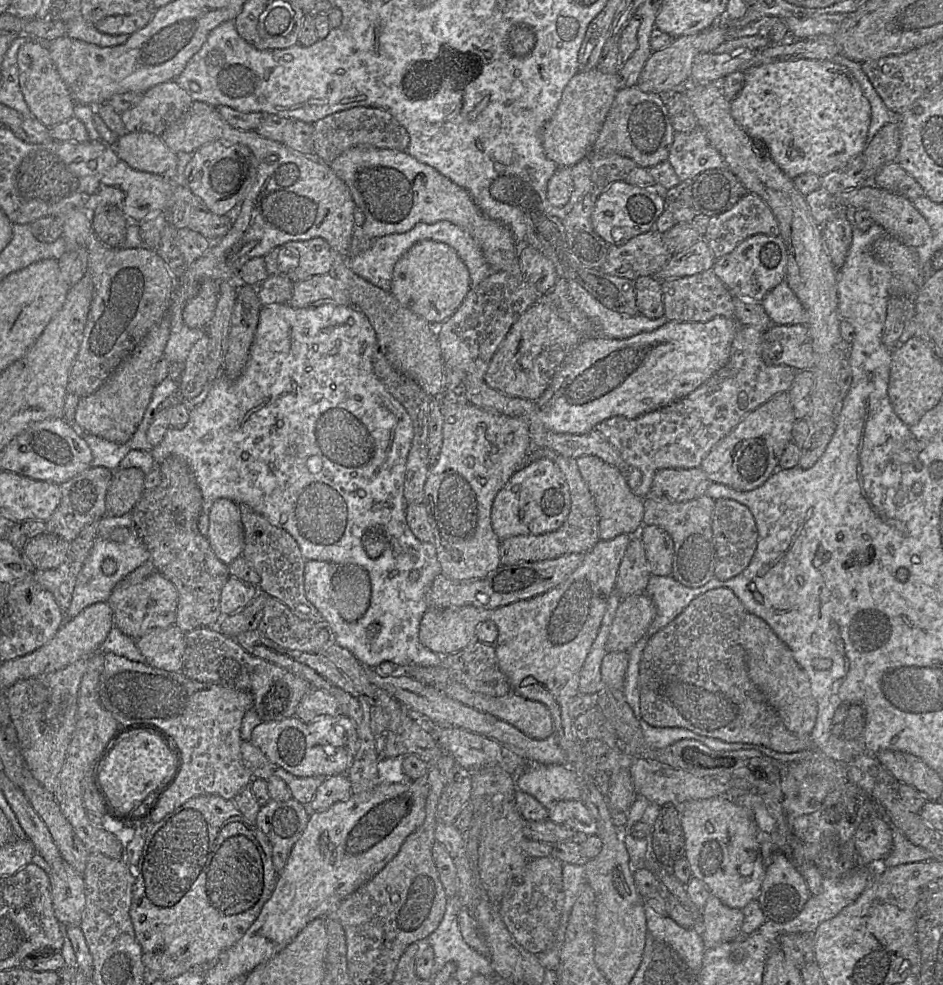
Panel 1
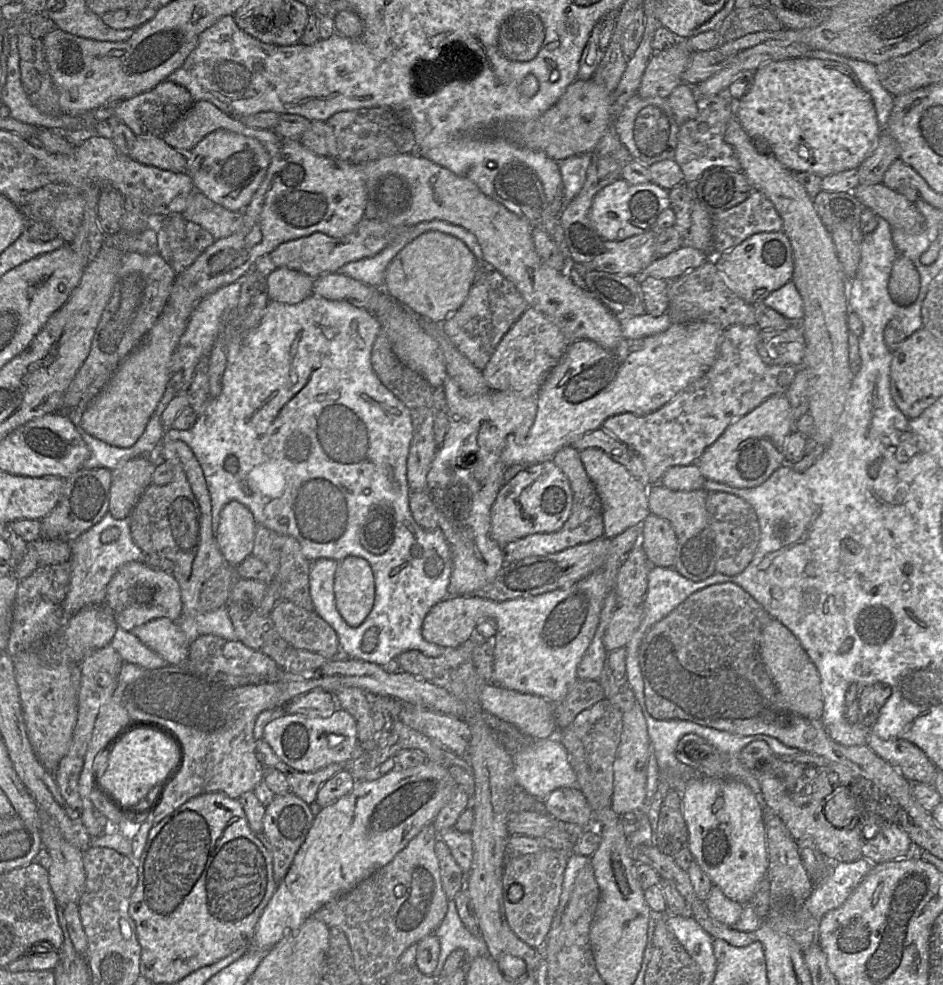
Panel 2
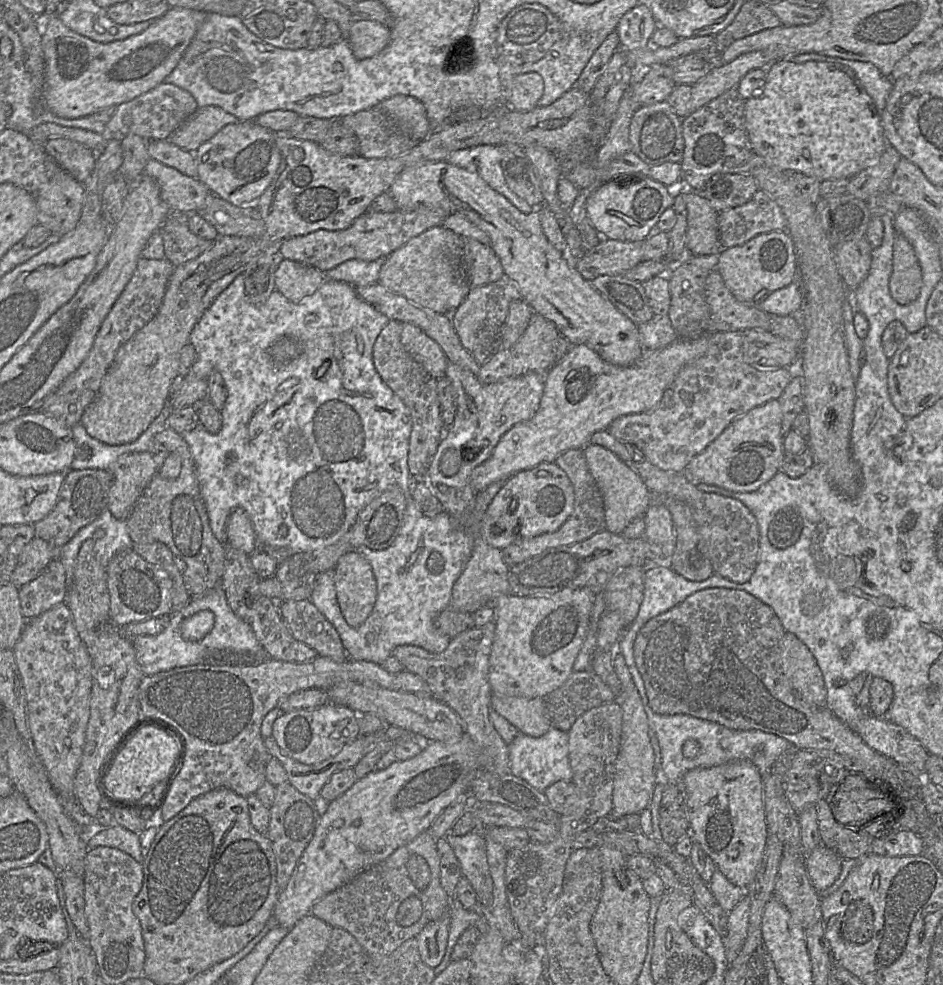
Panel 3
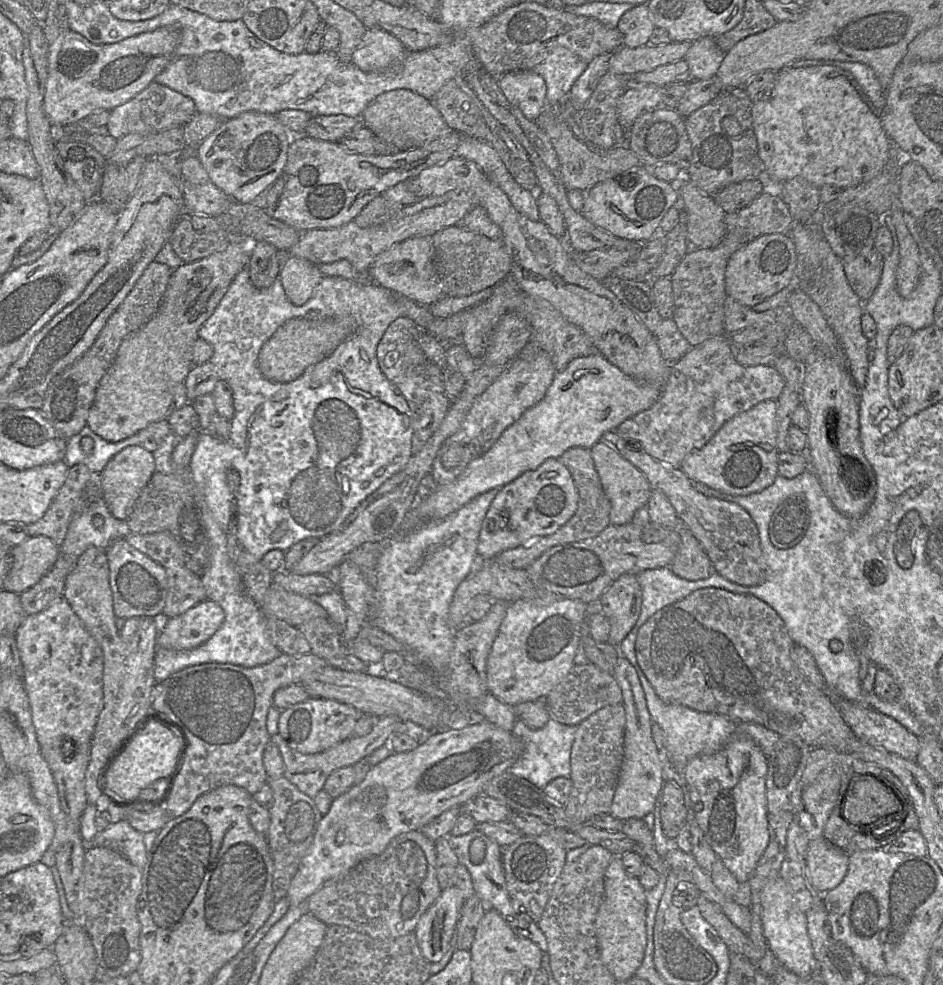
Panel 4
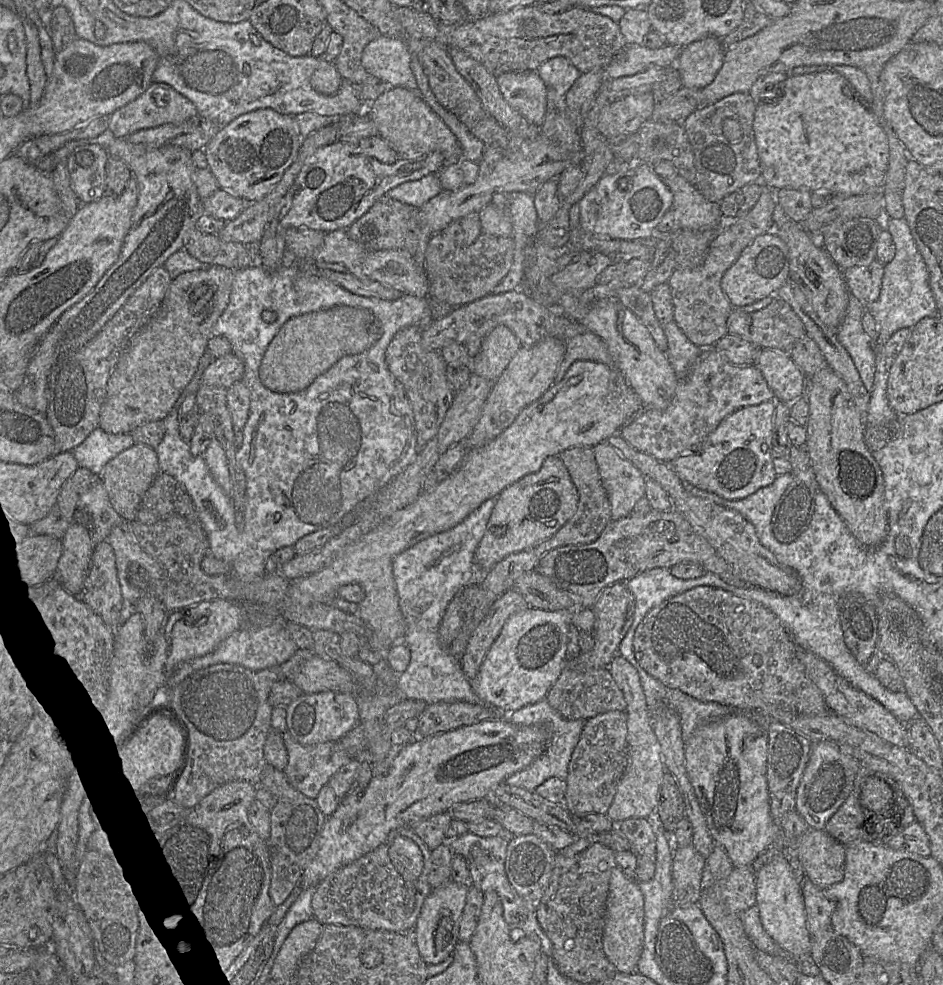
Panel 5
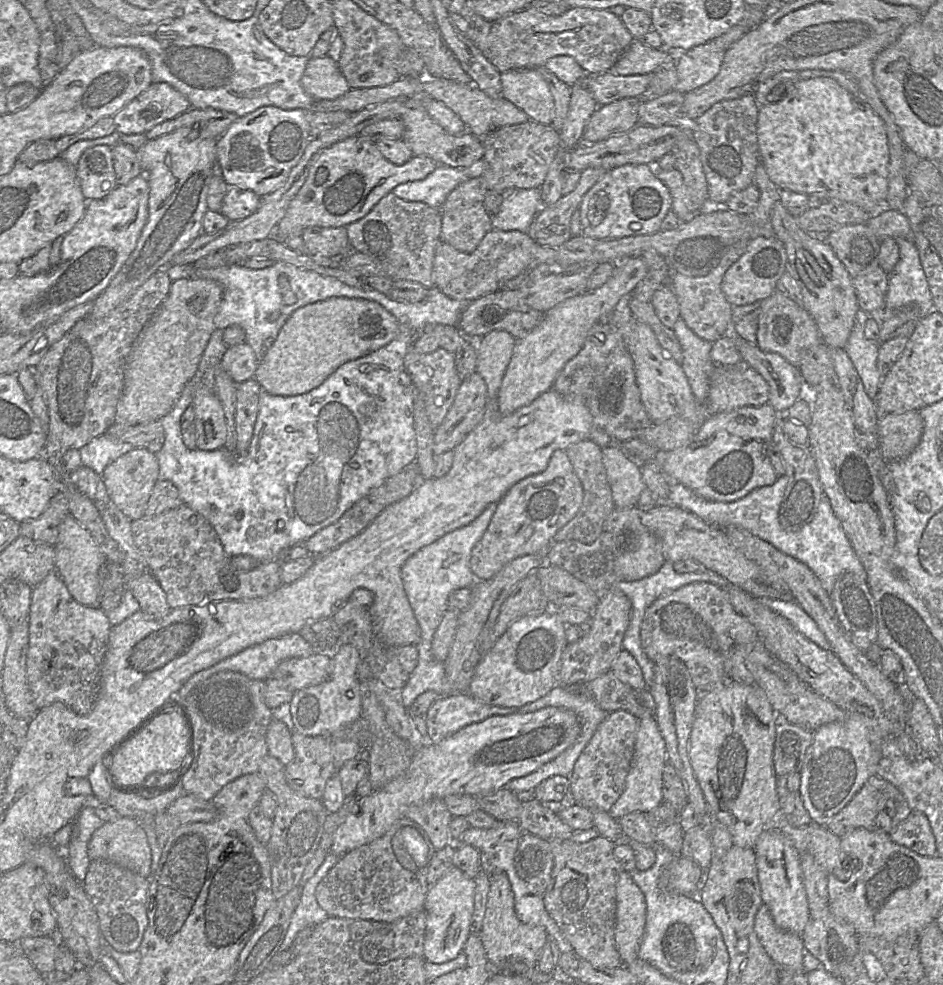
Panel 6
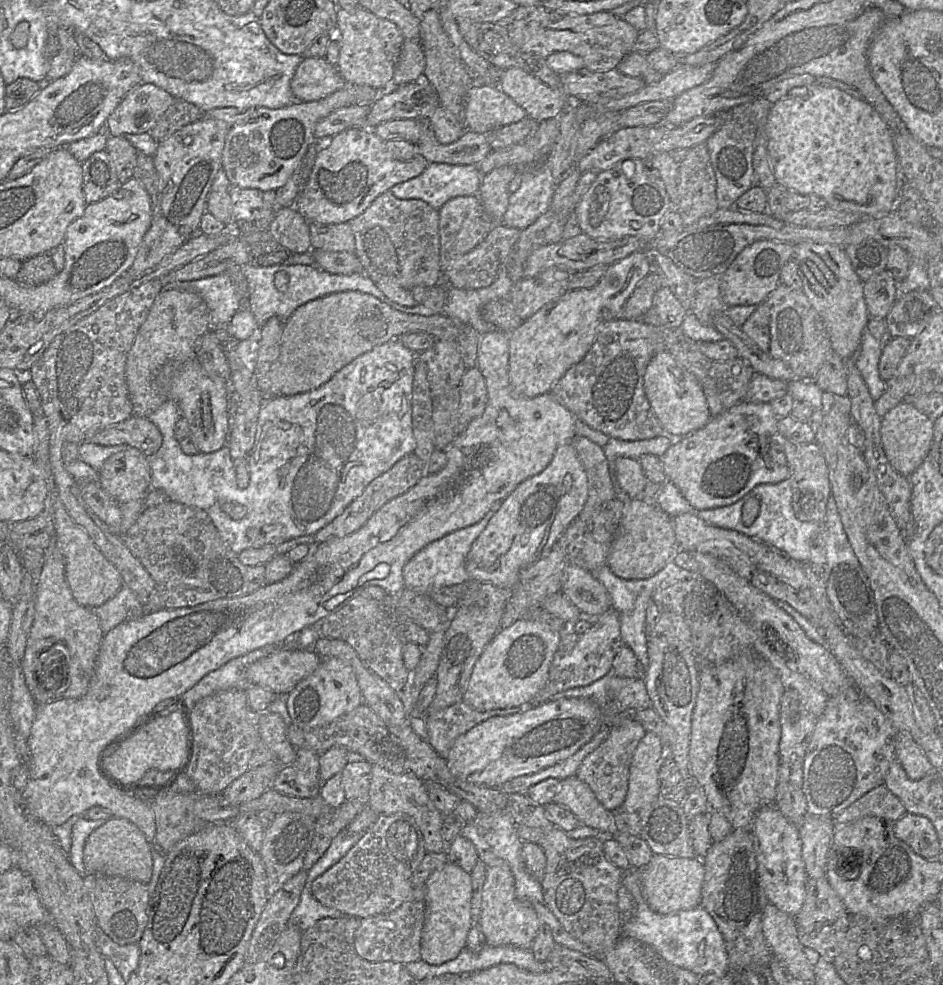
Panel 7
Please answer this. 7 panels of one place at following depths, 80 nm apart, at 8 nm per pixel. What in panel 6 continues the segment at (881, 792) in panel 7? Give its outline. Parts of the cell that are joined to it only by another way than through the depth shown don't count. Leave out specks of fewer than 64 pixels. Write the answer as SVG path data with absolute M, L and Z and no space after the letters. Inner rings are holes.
M873 775L826 827L839 838L856 828L865 828L871 831L883 830L890 834L901 821L910 815L911 811L906 799L897 787L881 777Z

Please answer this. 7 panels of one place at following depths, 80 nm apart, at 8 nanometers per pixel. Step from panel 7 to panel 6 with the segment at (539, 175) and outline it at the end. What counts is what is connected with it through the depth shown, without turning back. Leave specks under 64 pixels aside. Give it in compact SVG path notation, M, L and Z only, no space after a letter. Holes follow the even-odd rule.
M540 188L514 189L503 197L497 212L491 215L492 228L526 233L542 206Z

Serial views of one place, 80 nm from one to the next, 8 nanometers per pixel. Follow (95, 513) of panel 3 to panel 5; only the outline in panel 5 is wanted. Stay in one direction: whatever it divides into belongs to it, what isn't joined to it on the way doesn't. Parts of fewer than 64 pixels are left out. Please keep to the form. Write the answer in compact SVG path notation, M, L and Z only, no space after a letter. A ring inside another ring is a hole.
M78 467L61 488L50 511L42 519L26 525L26 535L49 535L61 540L70 524L76 520L78 500L96 480L98 480L98 476L94 475L87 468Z

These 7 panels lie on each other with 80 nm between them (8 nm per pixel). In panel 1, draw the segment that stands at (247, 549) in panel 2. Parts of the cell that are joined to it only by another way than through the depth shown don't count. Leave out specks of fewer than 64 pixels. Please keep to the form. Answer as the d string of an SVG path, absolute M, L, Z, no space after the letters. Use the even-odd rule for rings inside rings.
M219 498L213 503L207 537L216 556L227 565L242 556L244 528L236 502Z

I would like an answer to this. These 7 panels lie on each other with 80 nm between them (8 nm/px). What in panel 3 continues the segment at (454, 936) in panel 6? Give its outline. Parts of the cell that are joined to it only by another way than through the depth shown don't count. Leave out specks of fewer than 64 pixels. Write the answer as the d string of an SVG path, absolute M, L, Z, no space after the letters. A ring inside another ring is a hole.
M448 914L428 923L418 934L418 948L422 961L434 969L442 962L449 935Z

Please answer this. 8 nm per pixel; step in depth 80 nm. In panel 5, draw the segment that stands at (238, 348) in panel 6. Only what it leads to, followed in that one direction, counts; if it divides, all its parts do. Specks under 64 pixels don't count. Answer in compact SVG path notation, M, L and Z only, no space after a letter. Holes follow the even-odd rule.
M233 352L213 360L202 375L202 384L228 389L244 376L244 363Z

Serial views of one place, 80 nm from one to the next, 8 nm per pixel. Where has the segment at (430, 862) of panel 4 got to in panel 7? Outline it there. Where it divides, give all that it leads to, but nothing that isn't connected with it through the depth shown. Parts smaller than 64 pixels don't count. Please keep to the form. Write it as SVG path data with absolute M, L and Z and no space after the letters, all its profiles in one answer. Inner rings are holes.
M404 812L379 815L362 838L312 884L314 897L342 915L366 918L389 913L408 900L414 873L427 853L415 819Z

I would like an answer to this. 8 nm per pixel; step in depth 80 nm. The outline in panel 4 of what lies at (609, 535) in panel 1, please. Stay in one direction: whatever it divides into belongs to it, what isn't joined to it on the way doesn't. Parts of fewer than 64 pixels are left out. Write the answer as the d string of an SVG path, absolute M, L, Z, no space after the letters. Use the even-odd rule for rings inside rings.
M601 441L594 444L590 452L603 490L610 501L610 524L623 525L631 522L635 512L647 506L652 489L646 477L618 452Z

